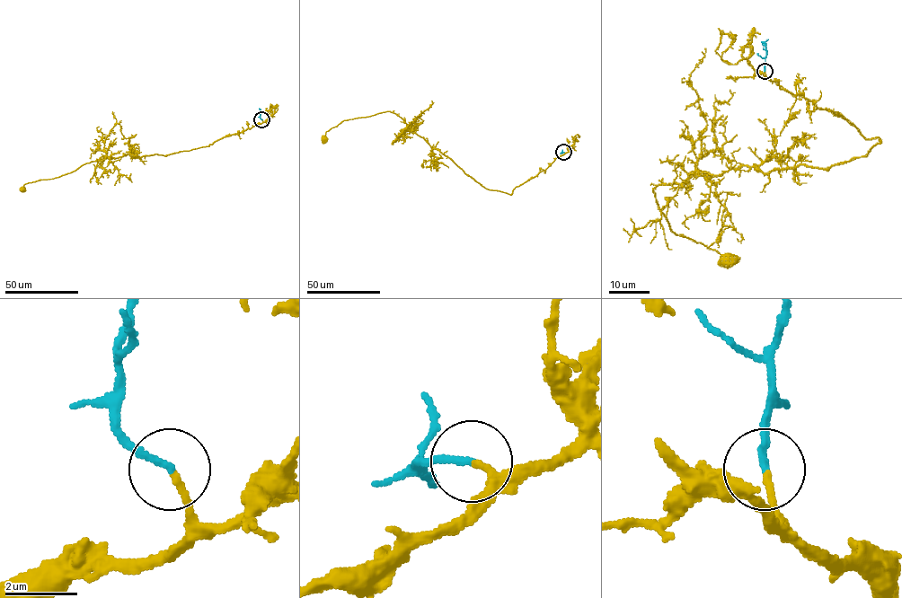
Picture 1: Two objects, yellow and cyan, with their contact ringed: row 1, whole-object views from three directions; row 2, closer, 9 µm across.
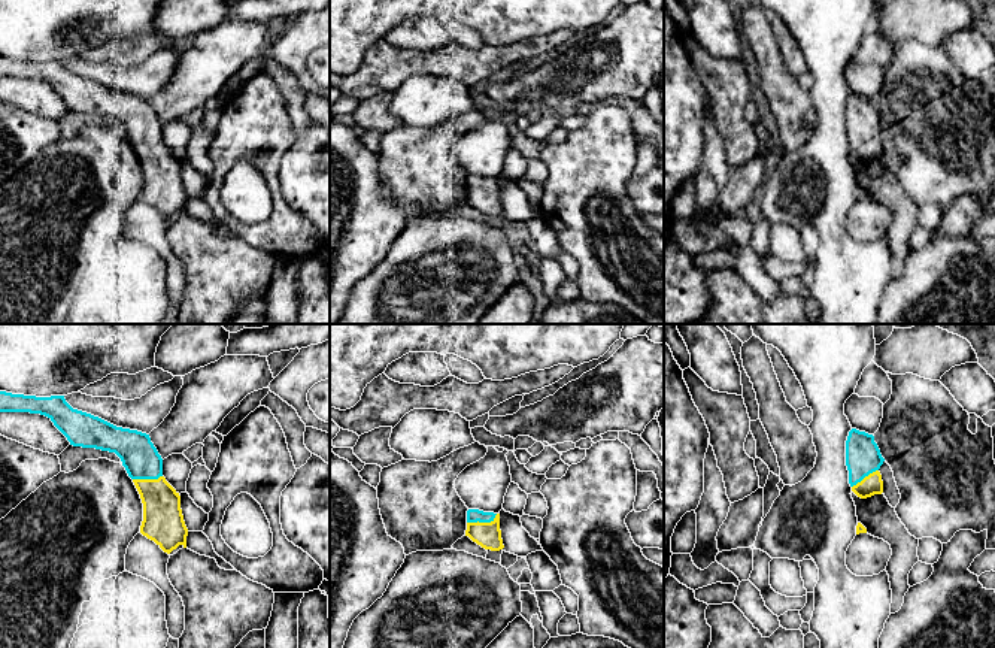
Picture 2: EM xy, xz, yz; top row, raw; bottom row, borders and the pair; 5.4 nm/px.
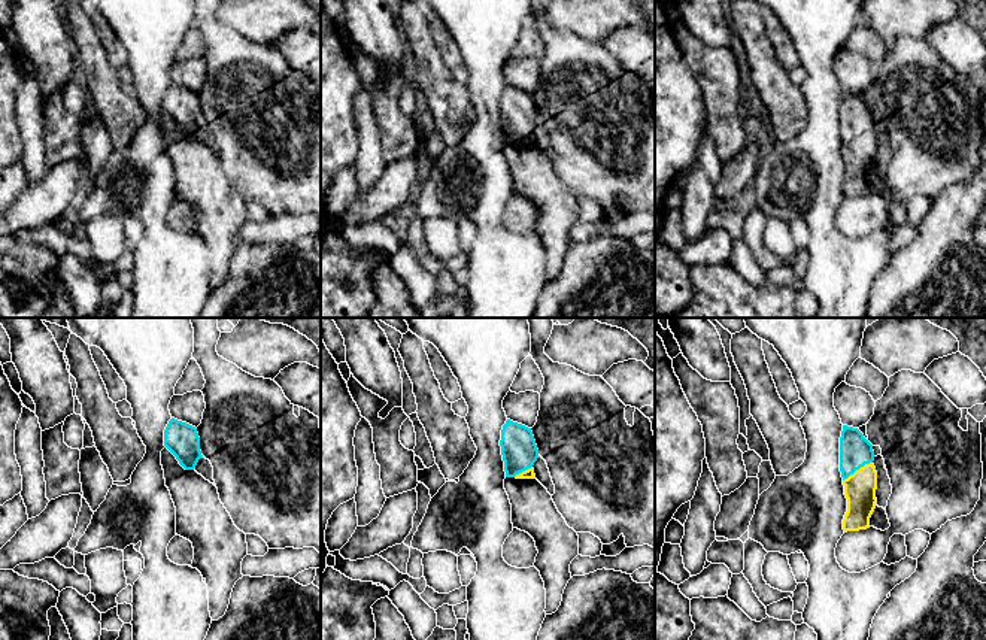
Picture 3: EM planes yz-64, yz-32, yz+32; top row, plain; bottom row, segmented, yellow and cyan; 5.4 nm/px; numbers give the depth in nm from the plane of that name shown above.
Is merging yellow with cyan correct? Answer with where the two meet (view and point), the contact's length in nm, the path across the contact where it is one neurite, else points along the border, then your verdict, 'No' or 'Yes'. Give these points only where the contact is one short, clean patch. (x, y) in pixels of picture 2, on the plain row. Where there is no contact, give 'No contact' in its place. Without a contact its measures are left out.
Touches yellow at xz (482, 188). Shared border 180 nm. Yes

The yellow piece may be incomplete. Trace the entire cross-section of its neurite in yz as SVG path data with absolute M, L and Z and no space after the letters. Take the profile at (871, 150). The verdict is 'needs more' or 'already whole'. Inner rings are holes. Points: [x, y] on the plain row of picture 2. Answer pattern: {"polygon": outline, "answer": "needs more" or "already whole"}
{"polygon": "M852 94L846 106L846 131L852 157L867 164L883 158L883 146L879 137L885 124L880 119L874 102Z", "answer": "needs more"}

